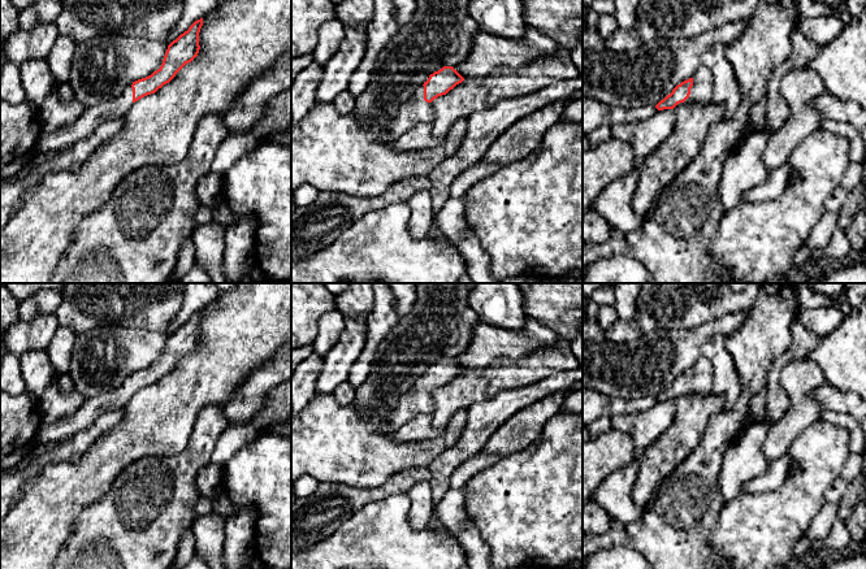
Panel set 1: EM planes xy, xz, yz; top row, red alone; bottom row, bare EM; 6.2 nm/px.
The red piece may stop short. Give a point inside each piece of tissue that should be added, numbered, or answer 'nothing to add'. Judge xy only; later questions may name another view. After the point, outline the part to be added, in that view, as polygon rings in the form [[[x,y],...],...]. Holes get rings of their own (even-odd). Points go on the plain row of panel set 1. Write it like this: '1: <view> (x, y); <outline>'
1: xy (92, 408); [[[129,377],[118,388],[85,399],[75,413],[42,424],[31,446],[59,442],[87,429],[104,413],[124,409],[133,395],[133,379]]]

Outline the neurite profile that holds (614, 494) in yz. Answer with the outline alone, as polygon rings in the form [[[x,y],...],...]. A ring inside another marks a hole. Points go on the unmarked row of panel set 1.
[[[637,456],[629,465],[619,468],[597,486],[593,500],[610,518],[628,524],[641,517],[642,508],[637,507],[632,498],[638,466]]]

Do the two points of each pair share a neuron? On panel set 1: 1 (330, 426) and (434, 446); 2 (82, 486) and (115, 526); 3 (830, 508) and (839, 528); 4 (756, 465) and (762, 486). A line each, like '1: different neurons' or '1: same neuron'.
1: same neuron
2: different neurons
3: different neurons
4: different neurons

